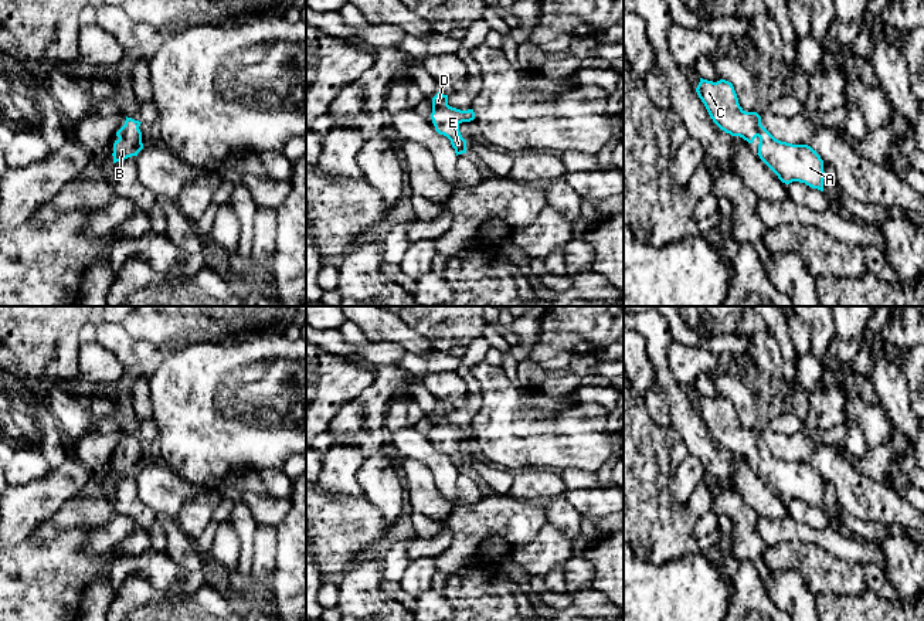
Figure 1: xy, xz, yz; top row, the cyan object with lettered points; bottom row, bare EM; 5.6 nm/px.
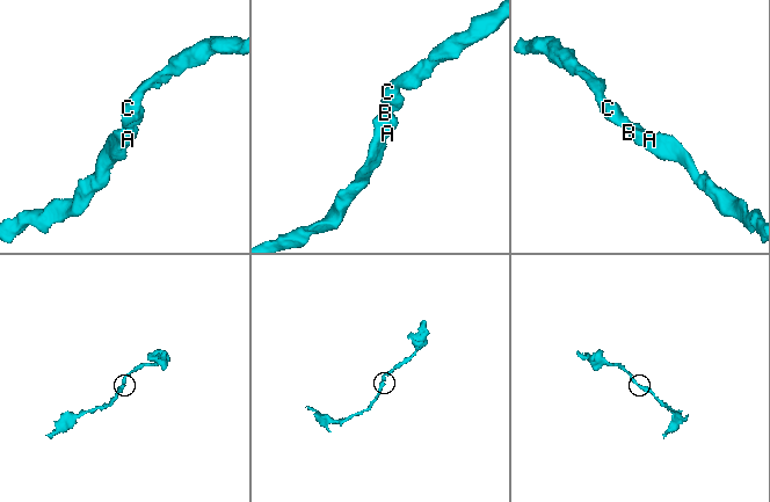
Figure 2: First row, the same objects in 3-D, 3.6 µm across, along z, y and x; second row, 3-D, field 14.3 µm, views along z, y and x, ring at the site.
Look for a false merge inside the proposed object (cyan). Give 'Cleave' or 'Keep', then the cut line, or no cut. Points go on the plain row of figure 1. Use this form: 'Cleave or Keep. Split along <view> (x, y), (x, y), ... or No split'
Keep. No split

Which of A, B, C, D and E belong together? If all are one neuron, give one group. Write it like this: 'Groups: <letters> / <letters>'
Groups: A B C D E

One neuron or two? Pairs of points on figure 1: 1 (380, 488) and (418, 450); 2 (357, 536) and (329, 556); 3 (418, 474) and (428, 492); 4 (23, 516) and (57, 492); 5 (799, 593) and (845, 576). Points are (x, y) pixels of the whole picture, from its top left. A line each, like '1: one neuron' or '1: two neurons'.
1: two neurons
2: one neuron
3: one neuron
4: one neuron
5: two neurons

